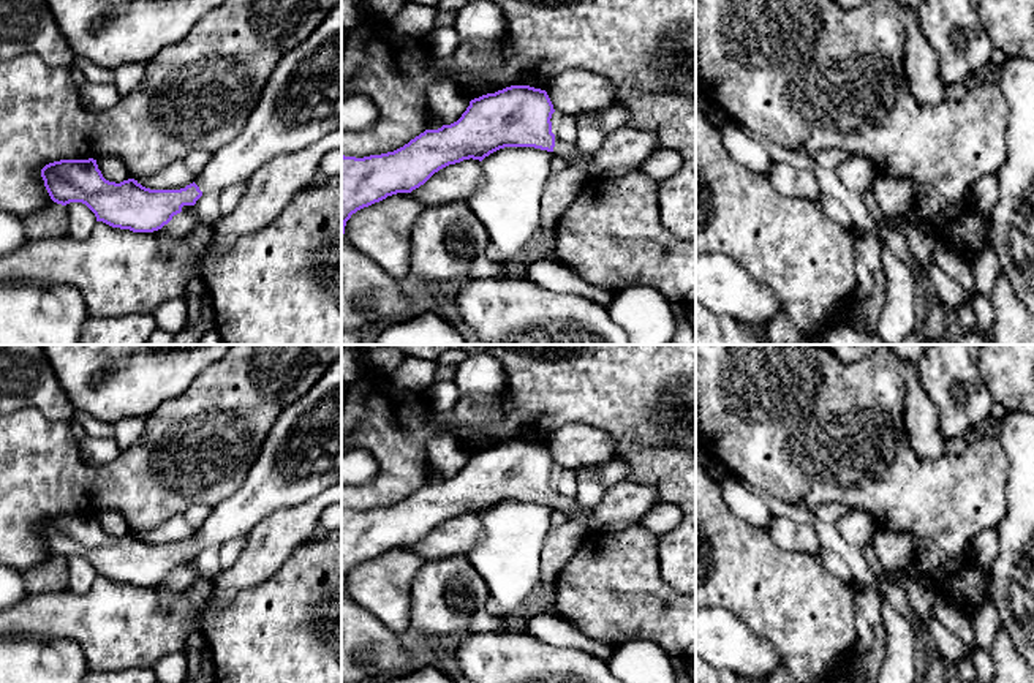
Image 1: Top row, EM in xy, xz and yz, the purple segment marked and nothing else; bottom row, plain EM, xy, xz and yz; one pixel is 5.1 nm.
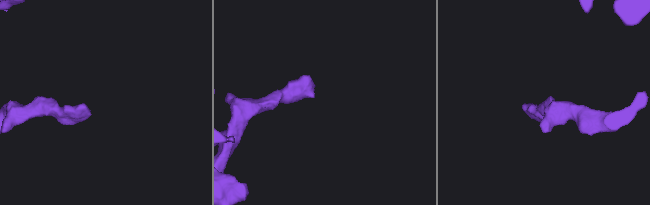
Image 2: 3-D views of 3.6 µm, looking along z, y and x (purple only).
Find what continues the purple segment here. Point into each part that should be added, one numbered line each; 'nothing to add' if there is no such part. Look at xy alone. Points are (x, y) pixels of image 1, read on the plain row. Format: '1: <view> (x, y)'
1: xy (301, 457)

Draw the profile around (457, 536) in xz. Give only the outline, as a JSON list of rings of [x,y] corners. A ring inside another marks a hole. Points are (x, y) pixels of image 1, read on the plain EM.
[[[463,514],[435,526],[424,539],[408,547],[427,561],[468,557],[481,542],[484,526],[479,514]]]

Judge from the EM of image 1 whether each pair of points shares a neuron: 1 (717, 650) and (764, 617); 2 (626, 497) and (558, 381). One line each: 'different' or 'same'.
1: different
2: different

